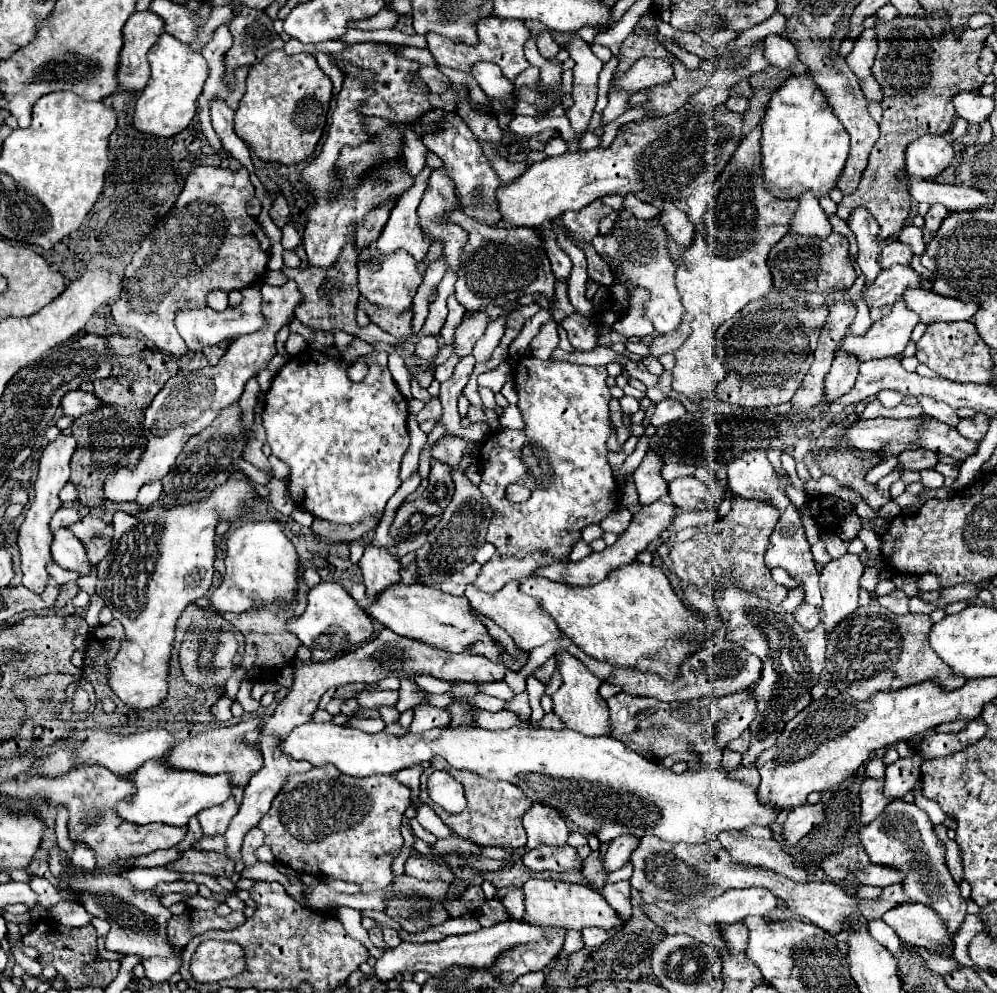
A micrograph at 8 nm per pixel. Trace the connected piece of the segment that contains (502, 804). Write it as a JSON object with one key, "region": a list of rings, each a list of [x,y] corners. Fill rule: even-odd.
{"region":[[[434,758],[432,760],[432,766],[430,766],[430,772],[424,772],[420,778],[420,792],[422,792],[422,802],[426,802],[426,804],[430,804],[434,810],[436,810],[436,814],[440,816],[440,820],[456,834],[456,836],[460,836],[460,838],[468,838],[468,840],[472,840],[472,842],[476,842],[476,844],[482,844],[482,846],[500,846],[500,848],[504,848],[504,850],[512,850],[512,848],[520,848],[520,846],[524,846],[526,844],[526,834],[524,834],[524,826],[522,826],[522,816],[524,816],[524,812],[532,806],[532,802],[524,796],[524,792],[520,790],[520,788],[516,788],[516,786],[512,786],[512,784],[508,784],[508,782],[500,782],[500,780],[494,780],[494,782],[490,782],[490,780],[486,780],[486,778],[482,778],[482,776],[478,776],[478,774],[474,774],[474,772],[468,772],[468,770],[452,770],[450,766],[448,766],[448,762],[444,762],[442,758]],[[434,770],[446,770],[446,772],[450,772],[462,786],[464,786],[464,796],[466,796],[466,808],[460,812],[460,814],[450,814],[450,812],[444,812],[438,804],[434,804],[430,798],[428,798],[428,792],[426,792],[426,776],[430,774],[430,772],[434,772]]]}

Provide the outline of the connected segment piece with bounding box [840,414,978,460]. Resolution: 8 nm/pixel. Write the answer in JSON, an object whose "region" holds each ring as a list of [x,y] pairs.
{"region":[[[920,414],[916,418],[900,418],[900,420],[892,420],[892,418],[874,418],[874,420],[860,420],[856,424],[852,424],[846,432],[844,438],[840,442],[848,442],[850,446],[858,448],[858,450],[882,450],[884,446],[892,444],[892,442],[904,442],[904,444],[914,444],[920,442],[918,446],[924,450],[934,450],[940,454],[948,454],[956,460],[966,460],[968,456],[972,456],[978,450],[978,442],[972,442],[964,436],[958,434],[956,428],[938,422],[936,418],[930,418],[926,414]]]}

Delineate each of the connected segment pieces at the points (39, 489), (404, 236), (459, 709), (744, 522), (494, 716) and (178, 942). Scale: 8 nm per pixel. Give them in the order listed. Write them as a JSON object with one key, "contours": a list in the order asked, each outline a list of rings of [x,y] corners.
{"contours":[[[[60,434],[54,442],[50,442],[44,448],[44,454],[40,458],[40,472],[38,472],[38,480],[34,484],[34,502],[30,504],[30,508],[26,510],[24,522],[20,524],[18,530],[18,548],[20,548],[20,558],[22,558],[22,584],[32,590],[34,594],[42,594],[48,582],[48,572],[46,572],[46,562],[50,558],[50,544],[52,544],[52,530],[50,530],[50,518],[52,514],[62,508],[62,502],[58,498],[60,488],[68,482],[70,478],[70,458],[76,450],[76,440],[70,434]]],[[[426,166],[412,184],[412,190],[396,202],[394,210],[390,212],[390,218],[382,230],[377,241],[377,248],[383,254],[391,254],[397,250],[407,251],[417,262],[424,262],[430,248],[428,238],[424,238],[424,230],[420,230],[418,222],[418,204],[420,198],[428,186],[430,168]]],[[[456,702],[456,704],[452,704],[450,708],[448,708],[450,712],[452,712],[452,722],[450,722],[450,726],[464,726],[464,724],[474,724],[474,720],[472,720],[472,716],[470,716],[470,712],[474,710],[470,704],[460,704],[460,702]]],[[[728,494],[732,498],[732,510],[728,516],[714,522],[712,530],[700,530],[694,538],[686,542],[676,542],[670,550],[672,568],[682,582],[694,584],[698,590],[706,592],[706,586],[722,576],[734,576],[742,588],[754,592],[756,596],[770,600],[772,604],[780,604],[788,596],[788,588],[776,584],[770,576],[770,570],[764,564],[764,554],[768,548],[768,538],[780,518],[778,510],[770,502],[756,502],[736,498],[736,494]]],[[[476,710],[472,714],[476,718],[476,724],[482,728],[492,728],[492,730],[504,730],[510,726],[526,726],[526,722],[518,720],[518,716],[514,712],[508,710],[500,710],[500,712],[484,712],[484,710]]],[[[186,908],[180,916],[172,916],[168,920],[168,942],[182,950],[196,934],[206,930],[234,930],[236,926],[244,924],[244,912],[232,912],[230,916],[218,916],[216,912],[202,912],[194,908]]]]}

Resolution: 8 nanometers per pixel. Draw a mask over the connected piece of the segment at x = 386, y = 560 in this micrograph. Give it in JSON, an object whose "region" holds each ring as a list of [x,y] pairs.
{"region":[[[366,546],[366,552],[360,560],[360,570],[366,584],[366,598],[370,602],[376,602],[378,594],[384,592],[384,588],[400,582],[400,562],[386,552],[386,548],[370,548]]]}

